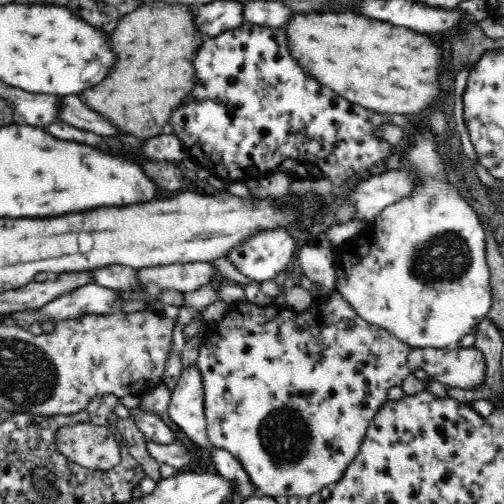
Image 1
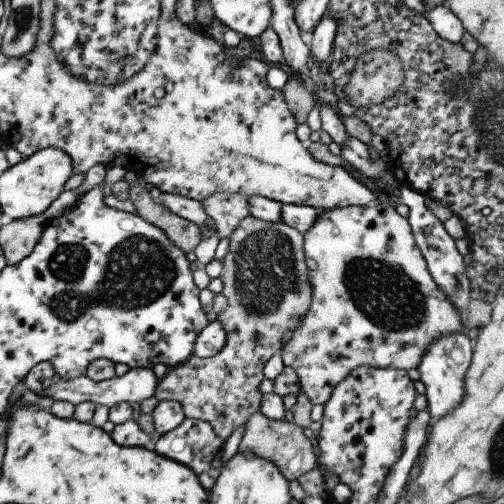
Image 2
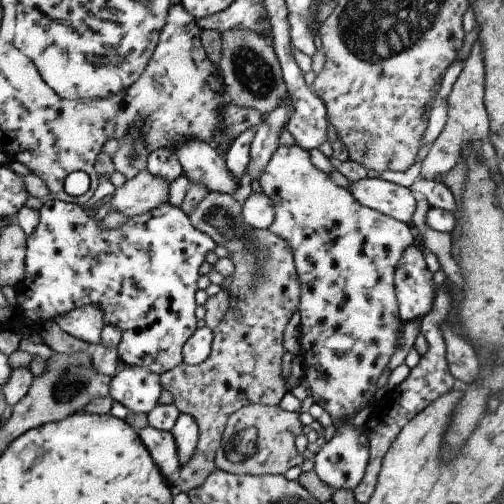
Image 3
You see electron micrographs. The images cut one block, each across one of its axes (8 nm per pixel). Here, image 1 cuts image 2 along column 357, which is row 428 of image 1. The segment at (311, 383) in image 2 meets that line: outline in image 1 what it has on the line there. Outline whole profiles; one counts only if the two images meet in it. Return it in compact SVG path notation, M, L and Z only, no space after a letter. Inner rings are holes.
M336 290L330 292L326 304L328 306L324 306L324 304L316 306L314 304L310 310L300 312L300 314L294 314L288 308L276 310L276 308L270 308L270 306L266 308L266 306L260 306L260 304L252 304L252 302L232 304L222 320L210 322L206 326L204 344L202 344L200 356L196 360L196 366L202 374L202 384L204 384L204 408L206 408L206 420L208 420L208 442L210 442L210 446L218 448L218 450L226 450L234 458L238 458L240 464L244 466L244 470L248 472L250 482L254 484L254 488L258 488L260 496L266 496L266 498L272 498L272 500L284 496L288 500L290 498L304 498L308 502L314 494L320 494L324 488L334 488L342 480L342 476L346 474L348 466L358 458L358 454L362 450L362 442L366 440L366 432L368 432L370 422L376 418L378 408L388 400L386 392L392 386L402 386L402 380L408 374L412 374L414 368L426 370L430 380L438 380L438 382L442 382L444 386L450 386L450 388L474 388L474 386L480 386L482 380L484 380L484 356L474 346L464 348L464 350L456 350L456 348L454 350L448 350L448 348L416 350L416 348L408 346L406 342L400 342L388 330L362 320L356 314L356 310L340 294L336 294Z

